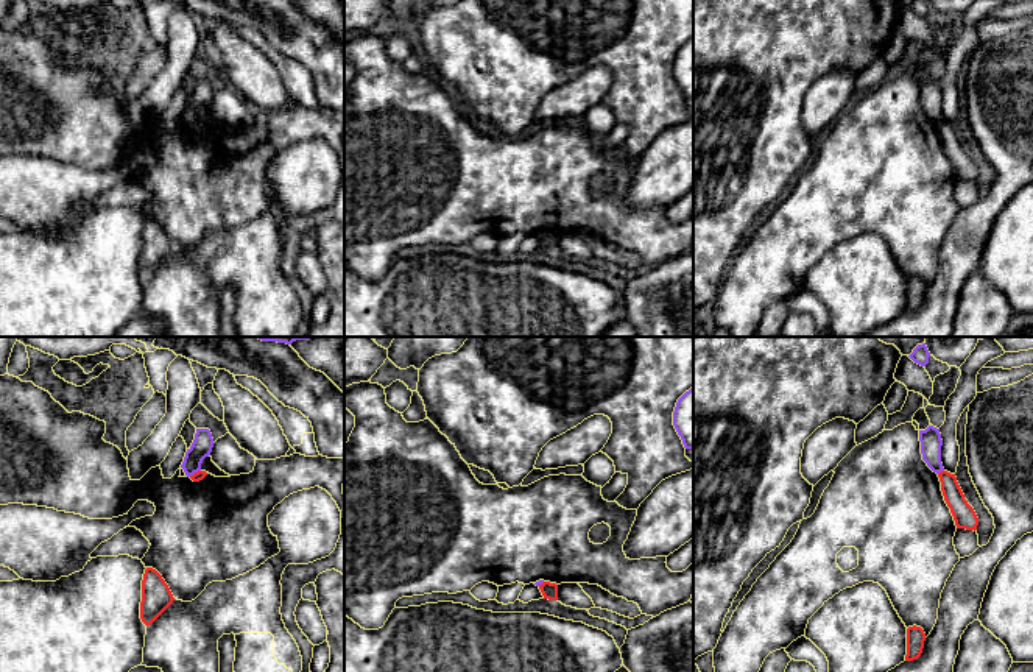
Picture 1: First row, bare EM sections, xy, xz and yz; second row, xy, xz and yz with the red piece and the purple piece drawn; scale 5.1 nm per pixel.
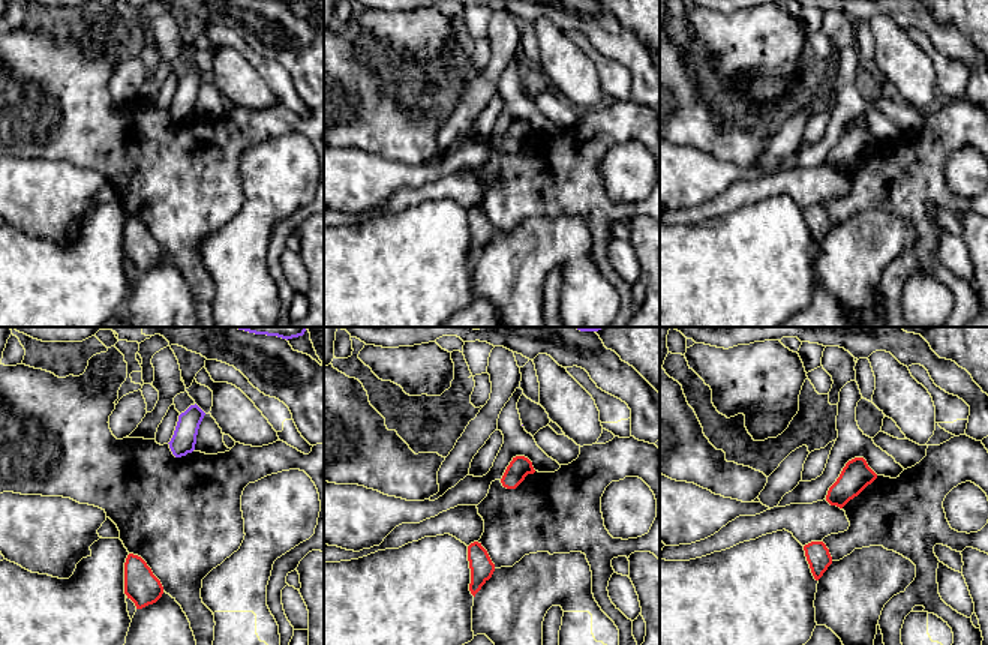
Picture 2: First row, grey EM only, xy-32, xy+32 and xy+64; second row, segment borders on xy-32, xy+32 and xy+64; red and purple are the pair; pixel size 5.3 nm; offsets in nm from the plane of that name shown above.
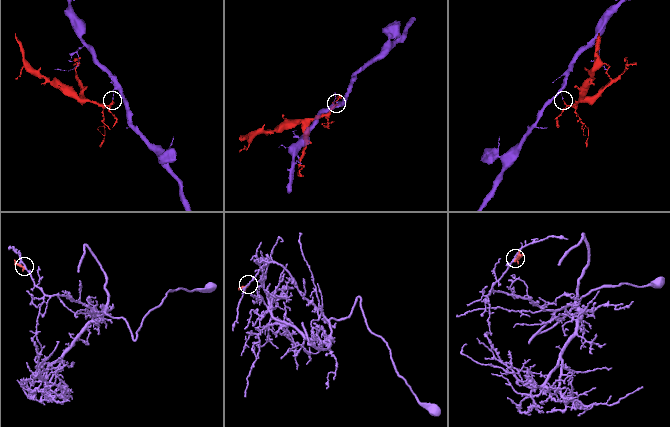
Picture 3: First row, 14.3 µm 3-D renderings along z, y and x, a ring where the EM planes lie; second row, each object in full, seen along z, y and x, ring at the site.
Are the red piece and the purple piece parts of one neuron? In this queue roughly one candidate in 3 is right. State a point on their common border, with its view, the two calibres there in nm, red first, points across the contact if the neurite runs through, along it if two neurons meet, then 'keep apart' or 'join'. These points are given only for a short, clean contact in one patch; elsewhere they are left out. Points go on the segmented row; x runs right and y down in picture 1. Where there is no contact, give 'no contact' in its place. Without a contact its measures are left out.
yz (940, 473) | 110/110 nm | along yz (943, 470), (938, 474) | keep apart

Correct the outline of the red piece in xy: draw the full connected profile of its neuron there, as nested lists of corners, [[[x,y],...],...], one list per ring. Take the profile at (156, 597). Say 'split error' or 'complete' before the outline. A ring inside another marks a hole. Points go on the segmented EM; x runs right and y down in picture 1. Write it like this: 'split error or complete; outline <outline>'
complete; outline [[[146,568],[142,580],[140,619],[151,625],[171,603],[175,597],[162,575]]]

